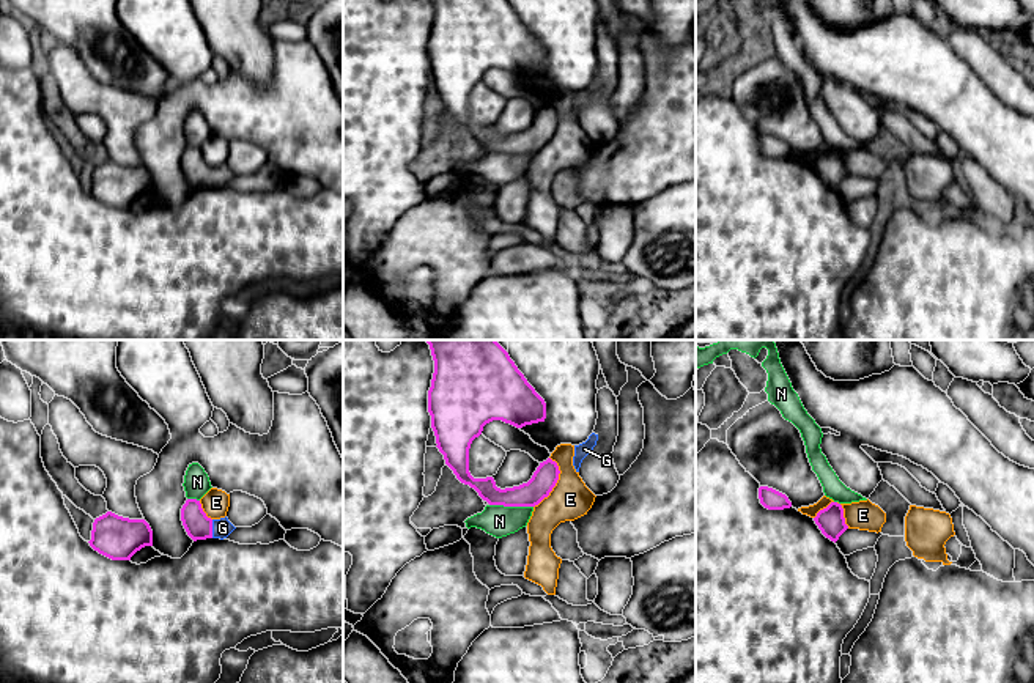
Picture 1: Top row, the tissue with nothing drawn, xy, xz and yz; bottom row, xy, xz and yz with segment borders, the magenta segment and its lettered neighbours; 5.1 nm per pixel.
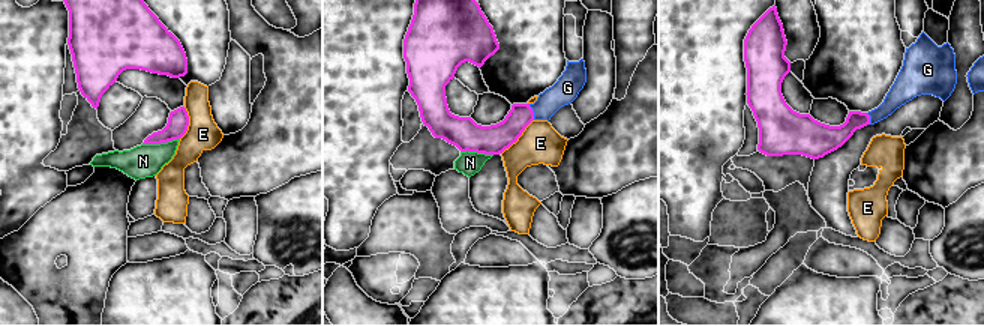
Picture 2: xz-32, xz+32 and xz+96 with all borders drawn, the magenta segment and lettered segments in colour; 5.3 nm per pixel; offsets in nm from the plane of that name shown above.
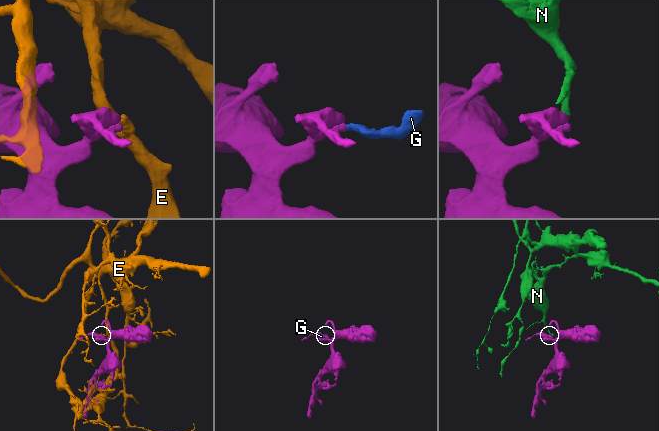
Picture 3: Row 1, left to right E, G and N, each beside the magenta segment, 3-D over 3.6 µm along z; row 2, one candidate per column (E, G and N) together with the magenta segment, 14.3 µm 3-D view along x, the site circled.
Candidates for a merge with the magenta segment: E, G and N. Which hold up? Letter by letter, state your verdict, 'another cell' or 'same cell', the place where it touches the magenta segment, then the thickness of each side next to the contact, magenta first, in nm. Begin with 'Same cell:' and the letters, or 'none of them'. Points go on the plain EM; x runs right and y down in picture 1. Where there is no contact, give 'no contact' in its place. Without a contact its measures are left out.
Same cell: G
E: another cell | xz (556, 129) | 130/200 nm
G: same cell | xy (211, 177) | 140/100 nm
N: another cell | xz (512, 153) | 130/160 nm

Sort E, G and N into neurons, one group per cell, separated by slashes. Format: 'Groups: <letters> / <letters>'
Groups: E / G / N

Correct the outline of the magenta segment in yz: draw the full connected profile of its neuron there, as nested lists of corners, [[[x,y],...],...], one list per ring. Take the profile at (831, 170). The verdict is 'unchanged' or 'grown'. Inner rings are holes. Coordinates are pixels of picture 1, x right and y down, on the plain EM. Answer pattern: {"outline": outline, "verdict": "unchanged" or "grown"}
{"outline": [[[831,150],[826,156],[820,157],[814,168],[822,181],[834,190],[848,176],[844,165],[844,156],[837,150]]], "verdict": "unchanged"}

